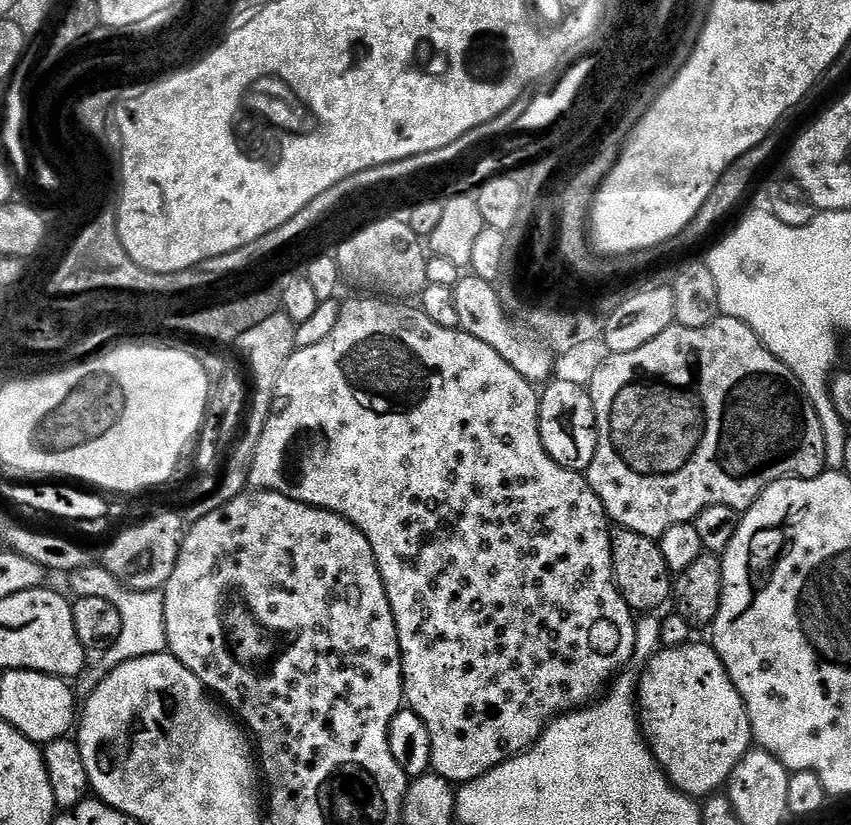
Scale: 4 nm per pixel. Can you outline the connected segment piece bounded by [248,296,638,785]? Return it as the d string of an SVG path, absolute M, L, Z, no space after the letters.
M356 296L356 297L354 297L354 298L353 298L353 300L348 300L348 301L347 301L347 300L346 300L346 299L345 299L345 300L344 300L344 301L343 301L343 303L341 303L341 306L340 306L340 313L339 313L339 314L338 314L338 323L336 323L336 325L334 325L334 330L333 330L333 331L332 331L332 333L330 333L330 334L329 334L329 335L328 335L328 337L327 337L327 338L322 338L322 342L318 342L318 343L317 343L317 344L316 344L316 345L315 345L315 346L306 346L306 347L305 347L305 348L297 348L297 349L296 349L296 351L295 351L295 352L293 352L293 354L292 354L292 356L291 356L291 358L290 358L290 359L289 359L289 360L288 360L288 361L287 361L287 362L286 362L286 366L282 366L282 374L278 374L278 386L277 386L277 387L276 387L276 396L275 396L275 398L274 398L274 399L273 399L273 400L272 400L272 413L270 413L270 415L268 415L268 421L267 421L267 422L266 422L266 426L265 426L265 427L264 427L264 433L263 433L263 434L262 434L262 438L261 438L261 439L260 439L260 441L259 441L259 442L258 442L258 450L257 450L257 451L256 451L256 453L255 453L255 454L254 454L254 462L253 462L253 463L252 463L252 469L251 469L251 470L250 470L250 478L249 478L249 479L248 479L248 482L249 482L249 485L251 485L251 487L252 487L252 488L253 488L253 489L256 489L256 490L267 490L267 491L269 491L269 492L277 492L277 493L278 493L278 494L282 494L282 495L283 495L283 496L285 496L285 497L286 497L286 498L294 498L294 499L295 499L295 500L297 500L297 501L298 501L298 502L302 502L302 503L303 503L303 504L313 504L313 506L315 506L315 507L316 507L316 508L326 508L326 509L328 509L328 510L330 510L330 511L331 511L331 512L337 512L337 514L339 514L339 515L340 515L340 516L345 516L345 517L346 517L346 518L347 518L347 520L349 520L349 522L351 522L351 523L352 523L352 524L353 524L353 525L354 525L354 527L356 527L356 528L357 528L357 529L358 529L358 530L359 530L359 532L360 532L360 533L362 533L362 534L363 534L363 535L364 535L364 537L365 537L365 538L366 538L366 542L370 542L370 550L374 550L374 558L375 558L375 559L376 559L376 565L377 565L377 566L378 566L378 570L379 570L379 571L380 571L380 573L381 573L381 574L382 574L382 582L383 582L383 583L384 583L384 589L385 589L385 590L386 590L386 594L387 594L387 595L388 595L388 601L389 601L389 602L390 602L390 610L391 610L391 611L392 611L392 613L393 613L393 614L394 614L394 622L395 622L395 623L396 623L396 629L397 629L397 630L398 630L398 642L399 642L399 643L400 643L400 657L401 657L401 658L402 658L402 670L403 670L403 671L404 671L404 698L405 698L405 701L406 701L406 704L407 704L407 707L408 707L408 708L409 708L409 709L410 709L410 710L411 710L411 712L413 712L413 713L414 713L414 714L418 714L418 718L422 718L422 722L423 722L423 723L424 723L424 725L425 725L425 726L426 726L426 730L427 730L427 731L428 731L428 733L429 733L429 734L430 734L430 742L431 742L431 743L432 743L432 767L431 767L431 771L434 771L434 772L436 772L436 773L438 773L438 774L439 774L439 775L440 775L440 776L441 776L441 777L442 777L442 778L446 778L446 779L447 779L447 780L451 780L451 781L453 781L453 782L455 782L455 783L456 783L456 784L457 784L457 785L461 785L461 784L466 784L466 783L468 783L468 781L469 781L469 780L476 780L476 779L478 779L478 777L480 777L480 776L481 776L481 775L482 775L482 774L486 774L486 773L487 773L487 772L489 772L489 770L490 770L490 769L492 769L492 768L497 768L497 766L499 766L499 765L500 765L500 764L501 764L501 763L502 763L502 762L506 762L506 761L507 761L507 760L511 760L511 759L512 759L512 757L513 757L513 756L518 756L518 755L520 755L520 753L521 753L521 752L525 752L525 751L526 751L526 750L527 750L527 748L531 748L531 747L532 747L532 745L533 745L533 744L535 744L535 742L536 742L536 739L537 739L537 738L539 738L539 737L540 737L540 735L542 735L542 733L544 733L544 730L545 730L545 728L547 728L547 727L548 727L548 725L549 725L549 724L551 724L551 723L552 723L552 721L553 721L553 720L555 720L555 719L556 719L556 717L558 717L558 716L563 716L563 715L564 715L564 713L565 713L565 712L570 712L570 711L573 711L573 710L575 710L575 709L578 709L578 708L582 708L582 707L585 707L585 706L587 706L587 705L589 705L589 704L591 704L591 703L593 703L593 701L595 701L595 700L596 700L596 699L597 699L597 697L599 697L599 696L600 696L600 695L601 695L601 693L603 693L603 692L604 692L604 691L605 691L605 689L607 689L607 688L608 688L608 687L609 687L609 685L611 685L611 683L612 683L612 681L613 681L613 679L614 679L614 677L615 677L615 676L616 676L616 675L617 675L617 674L620 674L620 673L623 673L623 672L624 672L624 671L625 671L625 669L627 669L627 668L624 668L624 667L626 667L626 666L627 666L627 664L628 664L628 663L630 663L630 662L631 662L631 660L634 660L634 657L635 657L635 656L636 656L636 629L637 629L637 627L638 627L638 620L637 620L637 617L636 617L636 616L635 616L635 615L634 615L634 613L633 613L633 610L632 610L632 608L631 608L631 607L630 607L630 606L629 606L629 605L628 605L628 604L627 604L627 603L626 603L626 602L625 602L625 600L624 600L624 599L623 599L623 598L622 598L622 594L621 594L621 593L620 593L620 591L619 591L619 590L618 590L618 586L617 586L617 585L616 585L616 579L615 579L615 578L614 578L614 574L613 574L613 573L612 573L612 532L611 532L611 531L610 531L610 521L609 521L609 519L608 519L608 513L607 513L607 512L605 512L605 511L604 511L604 507L603 507L603 506L602 506L602 502L601 502L601 501L600 501L600 499L599 499L599 498L598 498L598 494L594 494L594 490L593 490L593 489L592 489L592 487L590 487L590 485L589 485L589 484L588 484L588 477L587 477L587 475L584 475L584 474L581 474L581 473L579 473L579 472L571 472L571 471L570 471L570 470L566 470L566 469L565 469L565 468L563 468L563 467L562 467L562 466L558 466L558 462L554 462L554 458L550 458L550 454L546 454L546 450L545 450L545 449L544 449L544 447L543 447L543 446L542 446L542 438L541 438L541 437L540 437L540 397L539 397L539 395L538 395L538 392L537 392L537 389L536 389L536 388L535 388L535 387L534 387L534 384L533 384L533 383L532 383L532 382L530 382L530 381L528 381L528 380L527 380L527 379L526 379L526 378L524 378L524 377L523 377L523 376L522 376L522 374L520 374L520 373L519 373L519 372L518 372L518 370L514 370L514 366L512 366L512 365L511 365L511 364L509 364L509 363L508 363L508 362L506 362L506 360L505 360L505 358L502 358L502 356L501 356L501 354L498 354L498 352L497 352L497 351L496 351L496 350L494 350L494 349L491 349L491 348L490 348L490 346L488 346L488 345L486 345L486 343L485 343L485 342L482 342L482 341L479 341L479 340L478 340L478 338L476 338L476 337L472 337L472 336L471 336L471 335L470 335L470 333L466 333L466 332L464 332L464 331L463 331L463 330L461 330L461 329L460 329L460 328L447 328L447 327L446 327L446 326L438 326L438 322L434 322L434 321L433 321L433 320L432 320L432 319L431 319L431 318L429 318L429 317L428 317L428 315L427 315L427 314L425 314L425 312L424 312L424 309L423 309L423 308L421 308L421 307L419 307L419 306L413 306L413 308L411 308L411 306L410 306L410 305L408 305L408 304L404 304L404 303L408 303L408 302L396 302L396 303L400 303L400 304L391 304L391 302L390 302L390 301L388 301L388 300L391 300L391 299L388 299L388 298L380 298L380 299L384 299L384 300L375 300L375 298L374 298L374 297L372 297L372 296Z

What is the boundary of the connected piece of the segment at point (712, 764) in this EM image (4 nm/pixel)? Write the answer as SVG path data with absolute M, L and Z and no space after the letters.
M711 643L704 644L680 644L677 648L661 647L656 655L647 661L648 669L638 676L638 708L642 713L642 727L648 745L652 748L652 752L656 756L656 761L664 768L664 772L668 776L668 781L672 783L680 792L685 792L687 796L693 798L707 798L713 794L719 793L721 789L727 785L728 780L732 776L733 770L738 766L738 762L753 747L752 727L750 726L750 718L748 711L744 705L744 699L738 694L738 690L734 686L734 682L730 678L730 674L726 670L726 666L722 662L722 658L718 658L718 654L712 649Z

